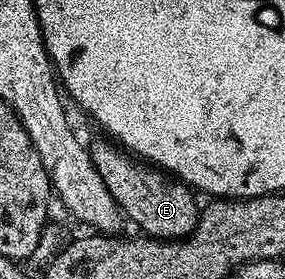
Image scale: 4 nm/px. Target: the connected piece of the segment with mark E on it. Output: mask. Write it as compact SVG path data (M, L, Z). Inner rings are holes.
M101 140L89 142L90 158L96 171L100 171L100 179L104 179L104 187L108 187L115 206L121 212L123 209L127 219L135 221L147 237L157 237L164 241L180 241L183 237L189 237L198 225L200 212L195 190L127 153L113 140Z

